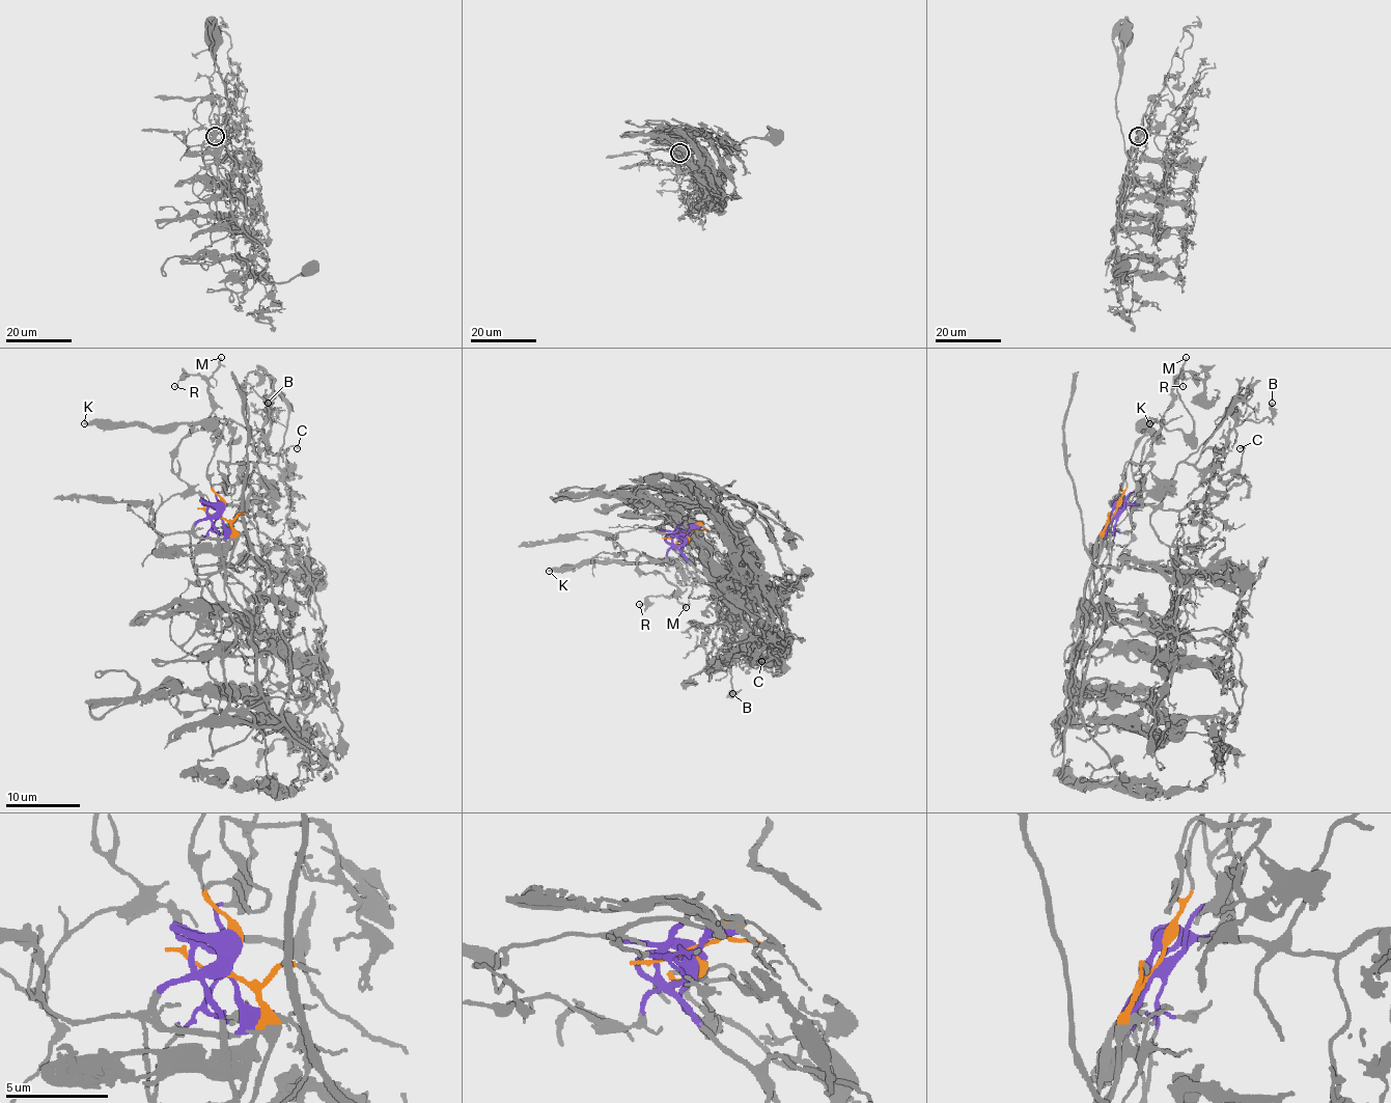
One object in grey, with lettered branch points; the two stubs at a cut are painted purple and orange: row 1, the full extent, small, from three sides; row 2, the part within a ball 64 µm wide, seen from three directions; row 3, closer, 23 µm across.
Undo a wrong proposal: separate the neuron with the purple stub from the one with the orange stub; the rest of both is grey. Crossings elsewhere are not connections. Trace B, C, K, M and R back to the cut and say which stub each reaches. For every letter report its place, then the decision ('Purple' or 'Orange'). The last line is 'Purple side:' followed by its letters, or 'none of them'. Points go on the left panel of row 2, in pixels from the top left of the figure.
B: Place: (268, 403). Purple
C: Place: (297, 448). Purple
K: Place: (84, 423). Orange
M: Place: (221, 357). Purple
R: Place: (174, 386). Purple
Purple side: B, C, M, R

